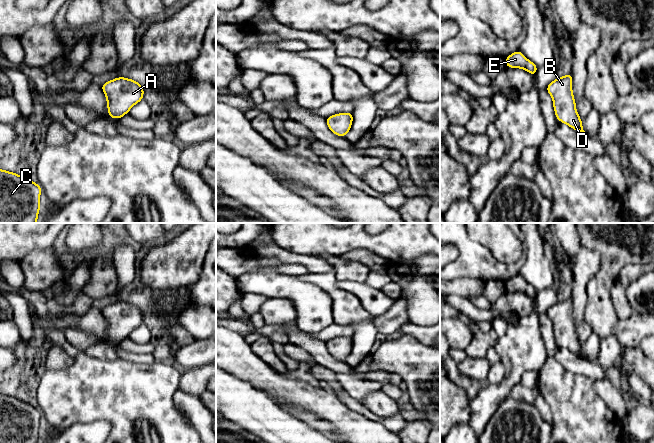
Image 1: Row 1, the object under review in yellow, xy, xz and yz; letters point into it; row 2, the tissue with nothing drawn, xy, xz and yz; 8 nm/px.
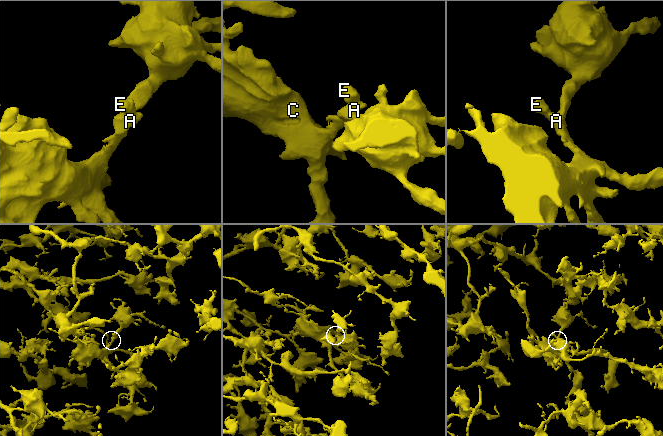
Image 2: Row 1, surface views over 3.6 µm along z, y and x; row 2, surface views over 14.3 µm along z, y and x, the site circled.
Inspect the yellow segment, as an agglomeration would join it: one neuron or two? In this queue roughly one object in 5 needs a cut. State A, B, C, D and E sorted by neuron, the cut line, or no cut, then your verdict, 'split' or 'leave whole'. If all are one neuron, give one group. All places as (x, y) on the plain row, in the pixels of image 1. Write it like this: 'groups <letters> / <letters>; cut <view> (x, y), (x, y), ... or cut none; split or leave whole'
groups A B C D E; cut none; leave whole

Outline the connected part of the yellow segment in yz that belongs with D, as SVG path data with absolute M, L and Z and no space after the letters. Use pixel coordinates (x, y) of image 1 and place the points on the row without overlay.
M572 297L558 301L547 310L546 314L552 320L556 342L574 354L586 358L575 331L576 325L572 316Z

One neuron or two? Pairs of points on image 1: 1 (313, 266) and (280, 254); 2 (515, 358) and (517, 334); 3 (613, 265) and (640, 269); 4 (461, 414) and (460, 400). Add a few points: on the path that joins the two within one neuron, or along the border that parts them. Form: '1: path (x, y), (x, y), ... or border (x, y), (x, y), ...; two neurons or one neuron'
1: path (305, 260), (288, 257); one neuron
2: path (518, 352), (518, 340); one neuron
3: border (643, 263), (626, 264), (617, 279); two neurons
4: path (460, 411), (460, 403); one neuron

